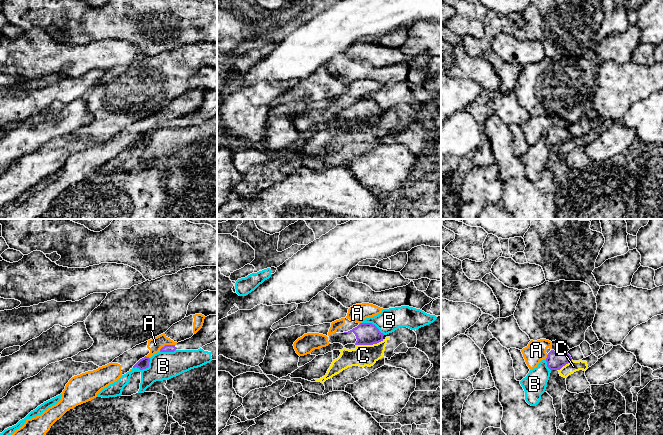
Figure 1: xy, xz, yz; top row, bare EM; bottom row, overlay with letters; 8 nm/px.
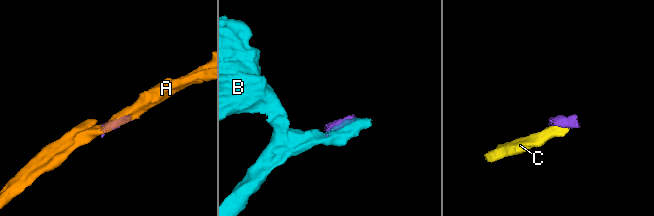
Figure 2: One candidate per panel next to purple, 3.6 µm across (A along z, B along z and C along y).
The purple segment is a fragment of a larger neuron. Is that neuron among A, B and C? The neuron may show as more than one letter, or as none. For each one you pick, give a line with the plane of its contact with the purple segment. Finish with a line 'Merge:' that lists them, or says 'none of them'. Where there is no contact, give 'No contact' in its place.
Merge: none of them

